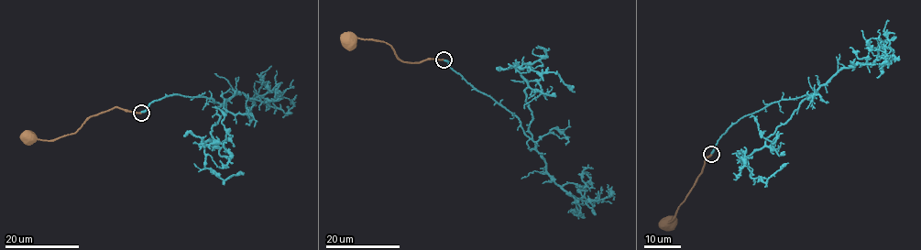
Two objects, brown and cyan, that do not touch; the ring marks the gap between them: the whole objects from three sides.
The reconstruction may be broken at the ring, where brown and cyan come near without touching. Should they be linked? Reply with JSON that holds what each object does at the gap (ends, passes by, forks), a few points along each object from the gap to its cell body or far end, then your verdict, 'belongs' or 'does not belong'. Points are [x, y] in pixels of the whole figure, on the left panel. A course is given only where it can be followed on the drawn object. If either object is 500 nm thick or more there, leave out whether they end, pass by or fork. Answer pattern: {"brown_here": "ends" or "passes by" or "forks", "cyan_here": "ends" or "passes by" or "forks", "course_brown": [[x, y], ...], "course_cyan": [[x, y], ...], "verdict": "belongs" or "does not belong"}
{"brown_here": "ends", "cyan_here": "ends", "course_brown": [[141, 112], [113, 107], [91, 115], [71, 134], [50, 140], [28, 139]], "course_cyan": [[141, 112], [155, 100], [176, 94], [219, 103], [219, 121], [205, 143], [204, 165], [224, 179], [244, 173]], "verdict": "does not belong"}

